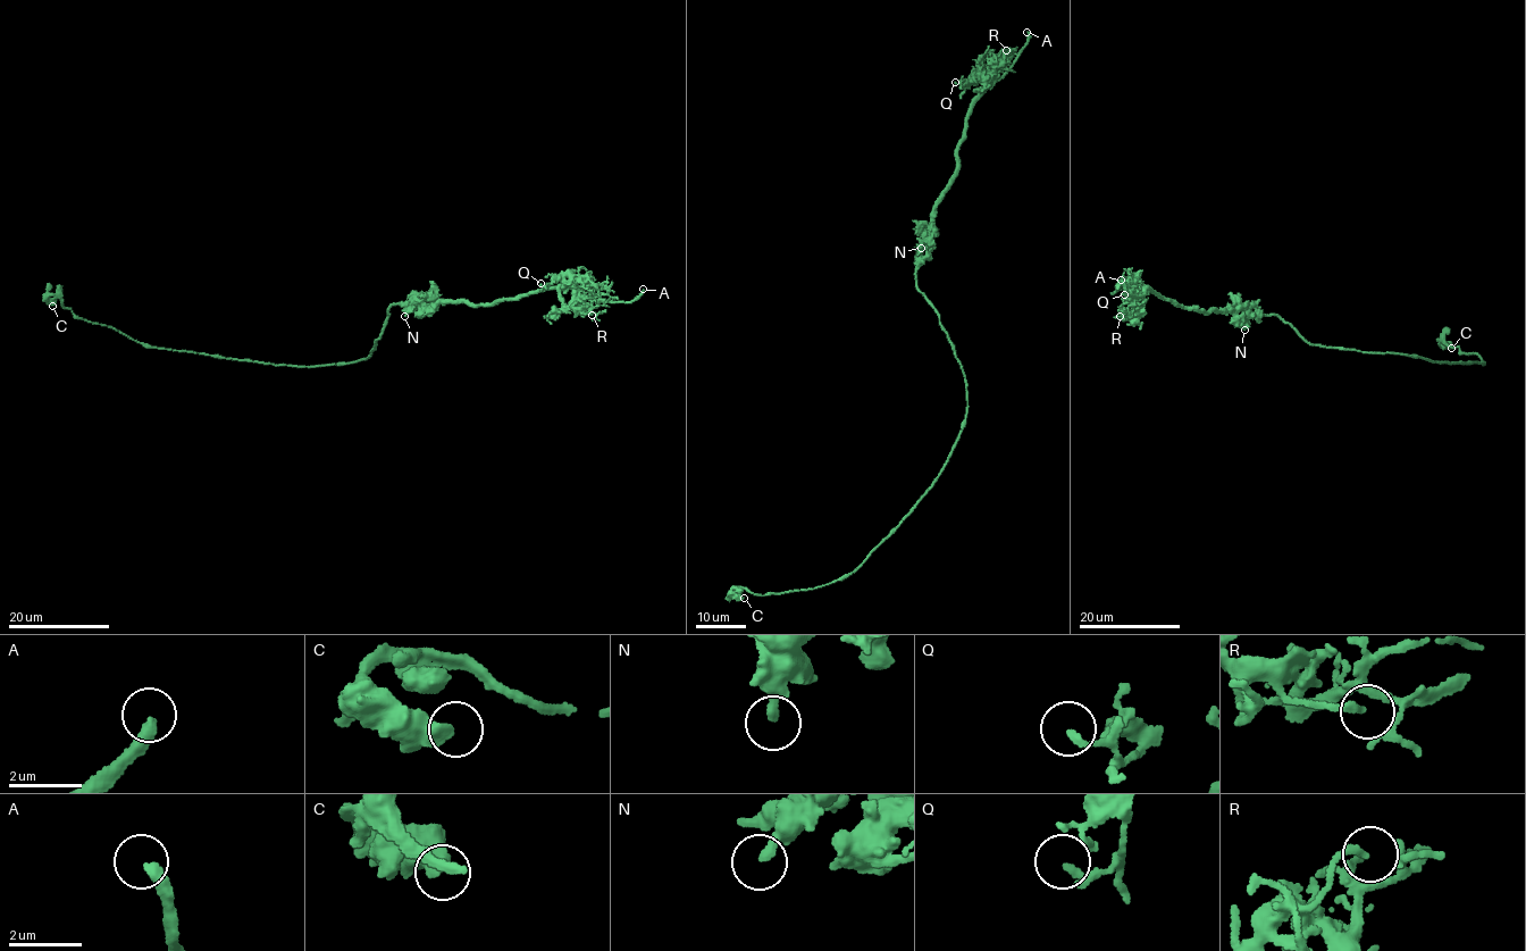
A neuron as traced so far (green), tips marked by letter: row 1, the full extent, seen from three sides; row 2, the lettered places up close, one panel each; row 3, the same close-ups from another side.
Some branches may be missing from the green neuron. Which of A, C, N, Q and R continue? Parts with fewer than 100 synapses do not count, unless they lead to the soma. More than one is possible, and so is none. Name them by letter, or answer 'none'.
A

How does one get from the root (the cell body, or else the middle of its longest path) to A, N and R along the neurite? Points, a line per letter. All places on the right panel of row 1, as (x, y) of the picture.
A: (1363, 351), (1309, 343), (1276, 315), (1205, 313), (1175, 306), (1147, 288), (1140, 297), (1129, 294), (1121, 280)
N: (1363, 351), (1309, 343), (1276, 315), (1252, 315), (1244, 330)
R: (1363, 351), (1309, 343), (1276, 315), (1205, 313), (1147, 289), (1138, 306), (1120, 316)

